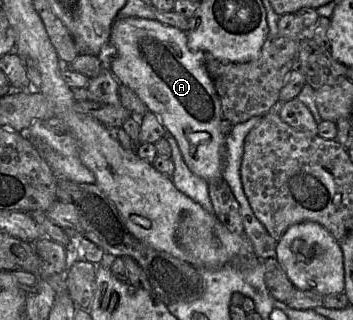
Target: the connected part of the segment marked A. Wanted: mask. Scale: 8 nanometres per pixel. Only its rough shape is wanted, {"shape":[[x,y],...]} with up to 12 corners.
{"shape":[[116,18],[114,77],[222,178],[226,136],[205,52],[156,19]]}

